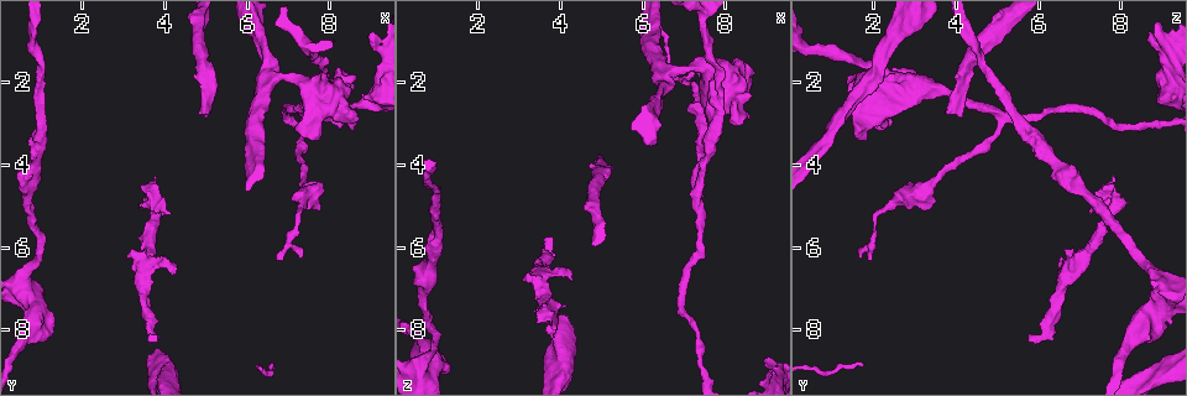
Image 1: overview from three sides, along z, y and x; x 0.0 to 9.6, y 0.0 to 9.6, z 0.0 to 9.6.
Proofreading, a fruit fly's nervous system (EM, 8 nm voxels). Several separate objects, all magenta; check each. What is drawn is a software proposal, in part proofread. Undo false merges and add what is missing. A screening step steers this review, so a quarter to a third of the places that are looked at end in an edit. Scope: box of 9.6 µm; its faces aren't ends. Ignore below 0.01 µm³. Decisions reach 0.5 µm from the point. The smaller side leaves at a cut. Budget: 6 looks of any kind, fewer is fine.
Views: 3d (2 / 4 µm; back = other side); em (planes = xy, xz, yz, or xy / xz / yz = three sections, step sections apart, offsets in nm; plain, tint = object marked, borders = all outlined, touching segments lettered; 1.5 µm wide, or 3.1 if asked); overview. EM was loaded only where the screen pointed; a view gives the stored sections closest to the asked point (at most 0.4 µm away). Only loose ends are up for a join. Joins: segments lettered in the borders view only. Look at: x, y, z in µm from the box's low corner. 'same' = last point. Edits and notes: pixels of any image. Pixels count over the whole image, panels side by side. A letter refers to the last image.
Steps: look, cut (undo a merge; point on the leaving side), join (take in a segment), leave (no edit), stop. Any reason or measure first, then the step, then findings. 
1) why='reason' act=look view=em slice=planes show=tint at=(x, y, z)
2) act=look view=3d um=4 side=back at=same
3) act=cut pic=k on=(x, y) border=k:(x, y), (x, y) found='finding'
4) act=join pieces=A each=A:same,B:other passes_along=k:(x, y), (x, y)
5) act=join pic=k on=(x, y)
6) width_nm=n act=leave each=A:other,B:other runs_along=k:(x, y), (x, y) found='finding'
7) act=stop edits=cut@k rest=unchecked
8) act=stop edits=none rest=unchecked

why='calibre changes' act=look view=em slice=planes show=tint at=(7.70, 2.10, 3.40)

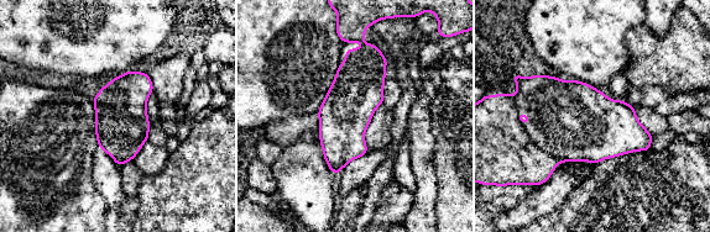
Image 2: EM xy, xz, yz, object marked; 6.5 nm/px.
why='what lies round it' act=look view=em slice=planes show=borders at=same

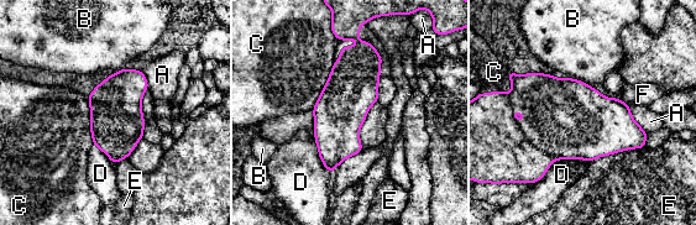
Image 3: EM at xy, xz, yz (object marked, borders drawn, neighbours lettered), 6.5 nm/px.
longest_contact=E:380nm act=cut pic=3 on=(561, 120) each=A:other,B:other,C:other,D:other,E:other,F:other border=3:(518, 124), (534, 146), (554, 158) found='two cells meet here'

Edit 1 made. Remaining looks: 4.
why='see it whole again' act=look view=overview

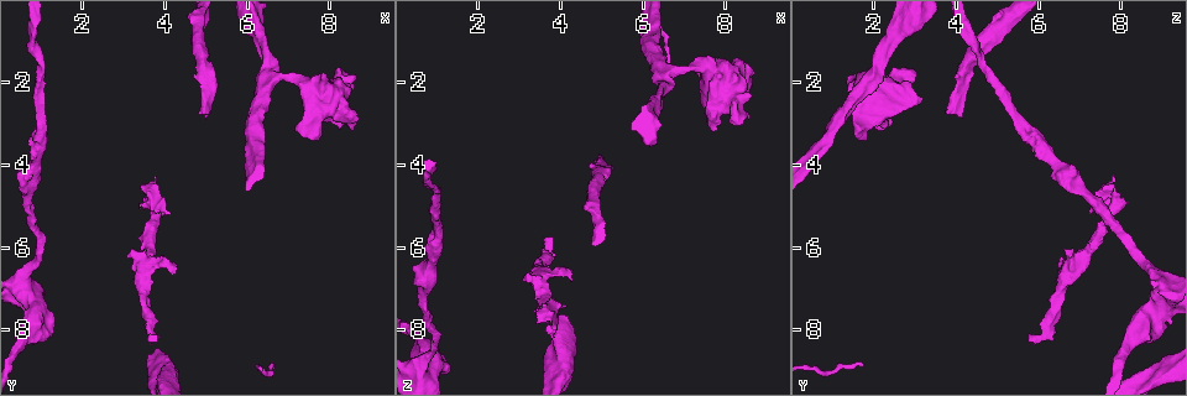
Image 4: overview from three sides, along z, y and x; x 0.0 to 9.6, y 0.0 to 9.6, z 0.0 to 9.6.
why='an open end' act=look view=em slice=planes show=borders at=(7.40, 3.30, 1.60)

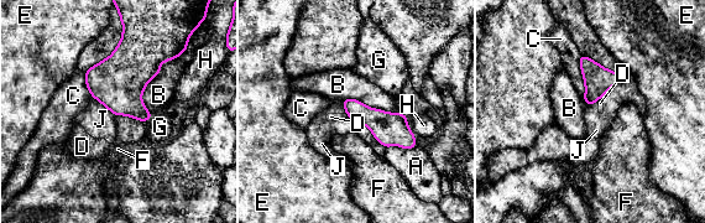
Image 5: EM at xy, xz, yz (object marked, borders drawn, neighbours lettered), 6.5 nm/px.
act=leave each=A:other,B:other,C:other,D:other,E:other,F:other,G:other,H:other,J:other border=5:(178, 56), (142, 92), (147, 112) found='none of them fits'

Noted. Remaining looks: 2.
act=stop edits=cut@3 rest=unchecked

